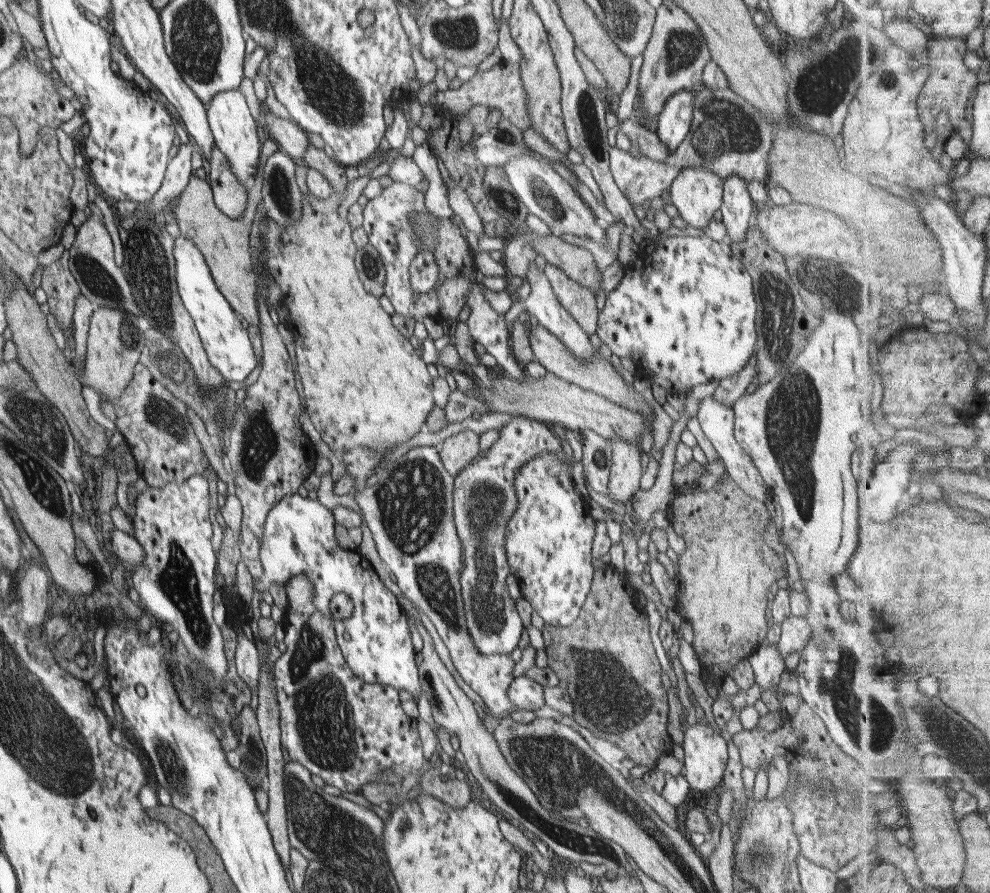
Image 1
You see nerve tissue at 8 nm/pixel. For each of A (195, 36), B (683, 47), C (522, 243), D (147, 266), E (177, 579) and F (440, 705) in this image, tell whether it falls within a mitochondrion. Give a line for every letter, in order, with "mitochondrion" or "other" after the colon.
A: mitochondrion
B: mitochondrion
C: other
D: mitochondrion
E: mitochondrion
F: mitochondrion

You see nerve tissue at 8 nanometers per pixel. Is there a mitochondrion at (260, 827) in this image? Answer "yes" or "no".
no

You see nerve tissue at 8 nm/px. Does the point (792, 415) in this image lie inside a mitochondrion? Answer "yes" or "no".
yes

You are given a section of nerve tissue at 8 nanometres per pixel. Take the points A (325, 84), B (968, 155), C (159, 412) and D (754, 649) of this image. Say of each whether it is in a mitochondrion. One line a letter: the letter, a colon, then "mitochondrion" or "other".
A: mitochondrion
B: other
C: mitochondrion
D: other

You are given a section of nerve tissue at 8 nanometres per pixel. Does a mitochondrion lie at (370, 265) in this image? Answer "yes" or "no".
yes

